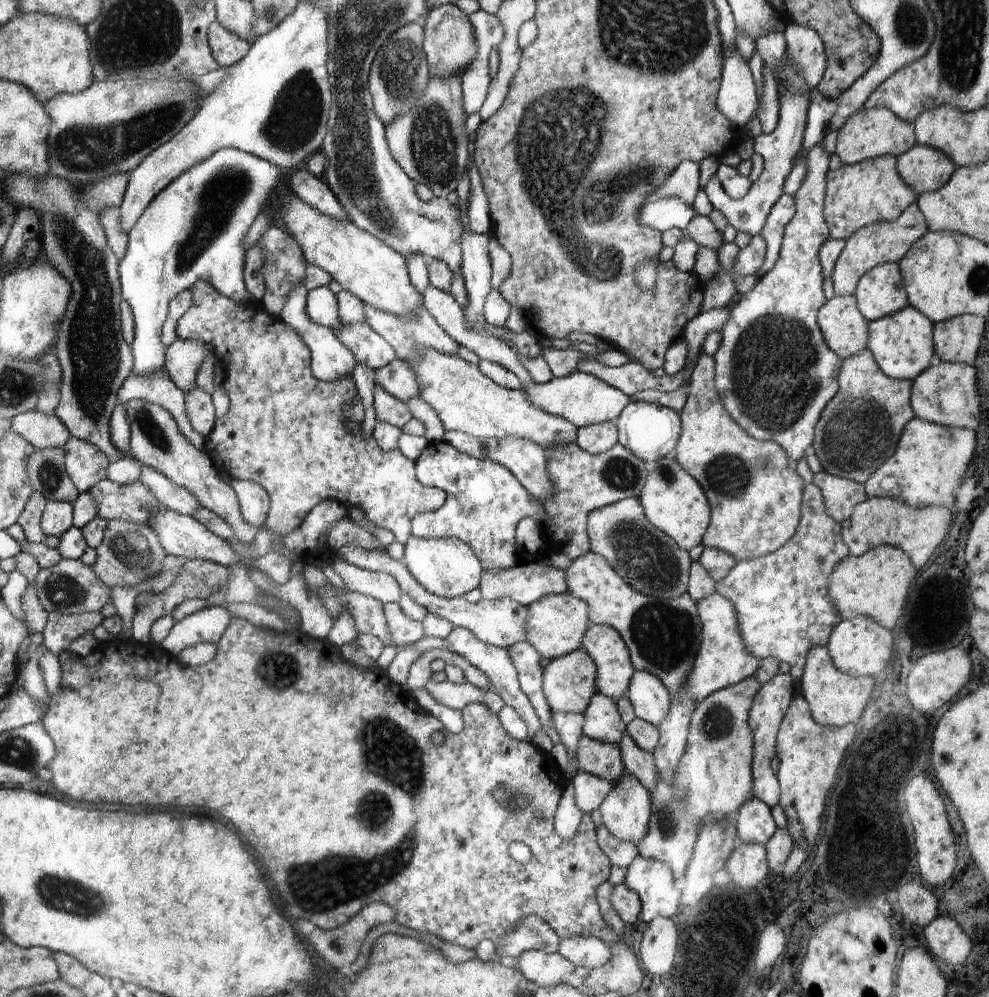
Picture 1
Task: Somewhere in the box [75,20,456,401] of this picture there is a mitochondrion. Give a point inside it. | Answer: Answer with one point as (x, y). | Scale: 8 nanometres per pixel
(222, 196)

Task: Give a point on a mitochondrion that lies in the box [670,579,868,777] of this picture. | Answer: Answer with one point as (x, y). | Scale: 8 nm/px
(720, 719)

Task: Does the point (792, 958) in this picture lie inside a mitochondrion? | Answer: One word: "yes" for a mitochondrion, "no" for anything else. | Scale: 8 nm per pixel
no

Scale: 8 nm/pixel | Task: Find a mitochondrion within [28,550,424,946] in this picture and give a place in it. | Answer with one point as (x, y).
(62, 895)

